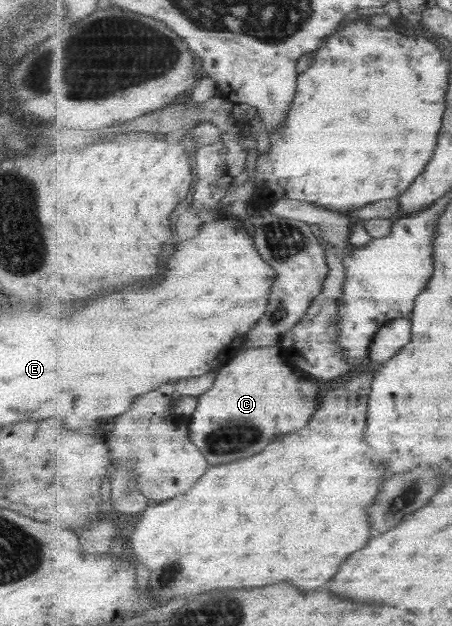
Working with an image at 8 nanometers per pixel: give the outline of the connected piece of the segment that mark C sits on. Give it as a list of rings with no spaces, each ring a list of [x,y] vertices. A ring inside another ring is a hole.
[[[279,344],[259,348],[246,346],[218,370],[213,388],[198,396],[197,406],[188,424],[190,439],[201,449],[210,465],[229,464],[241,458],[249,458],[263,452],[277,436],[307,428],[309,420],[314,418],[320,406],[321,392],[321,383],[295,369]]]

